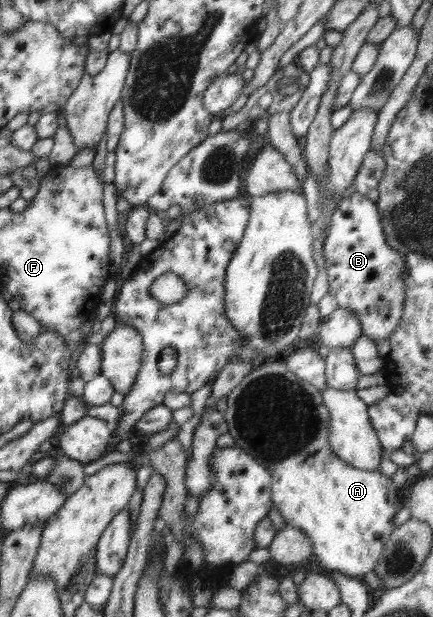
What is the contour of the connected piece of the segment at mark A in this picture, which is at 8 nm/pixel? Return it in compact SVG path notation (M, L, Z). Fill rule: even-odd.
M283 356L265 360L229 393L224 419L235 446L245 450L271 473L274 506L287 524L300 529L311 540L317 563L350 578L363 579L369 571L374 571L385 542L396 528L393 518L397 513L397 488L379 470L356 469L334 454L329 444L331 414L327 405L323 405L319 388L291 373Z

